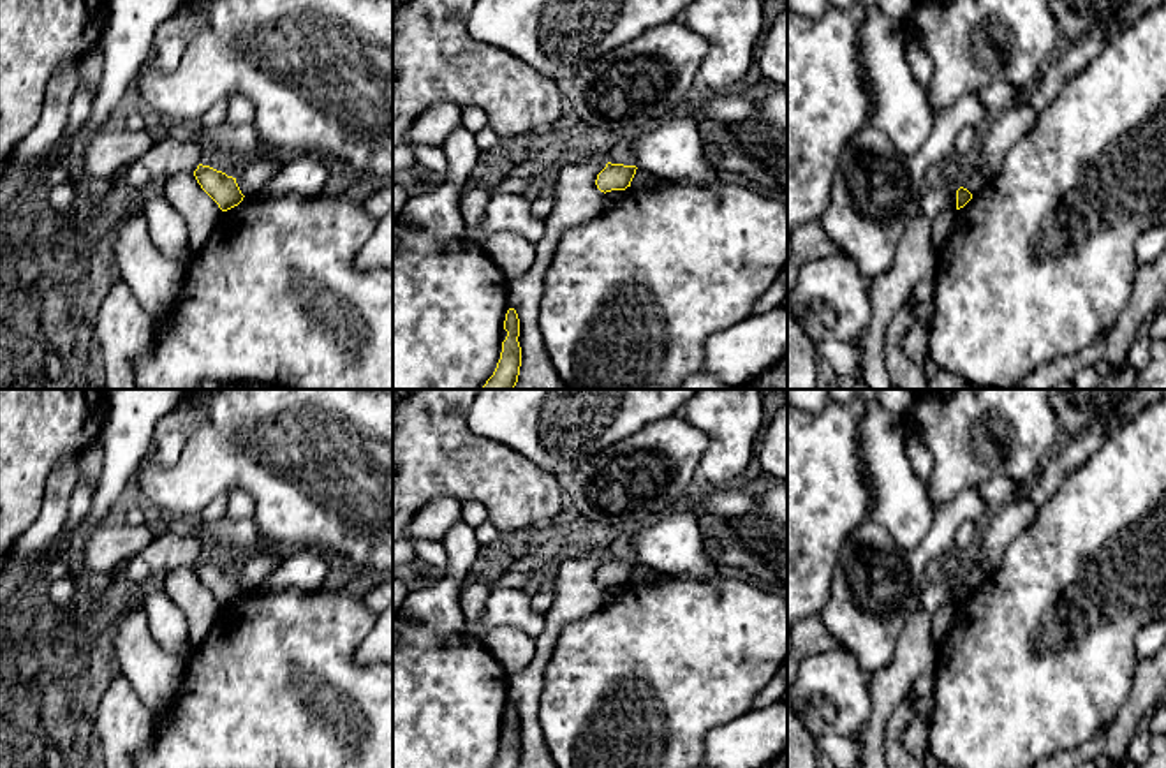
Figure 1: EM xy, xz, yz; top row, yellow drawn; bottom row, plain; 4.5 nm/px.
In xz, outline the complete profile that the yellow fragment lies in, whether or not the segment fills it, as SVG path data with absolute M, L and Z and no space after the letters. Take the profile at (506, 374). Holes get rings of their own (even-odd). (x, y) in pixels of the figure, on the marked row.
M509 308L504 321L504 329L507 331L502 342L500 359L493 375L486 380L481 389L514 389L521 366L521 347L520 336L520 319L514 308Z

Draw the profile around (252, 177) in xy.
M262 151L248 159L248 162L236 174L236 183L245 197L257 196L264 183L282 167L287 160L284 151Z

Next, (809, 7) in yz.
M787 0L787 7L798 14L821 16L828 7L828 0Z

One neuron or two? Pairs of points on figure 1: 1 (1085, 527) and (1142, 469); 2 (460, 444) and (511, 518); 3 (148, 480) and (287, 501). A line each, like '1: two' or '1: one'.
1: one
2: one
3: one

